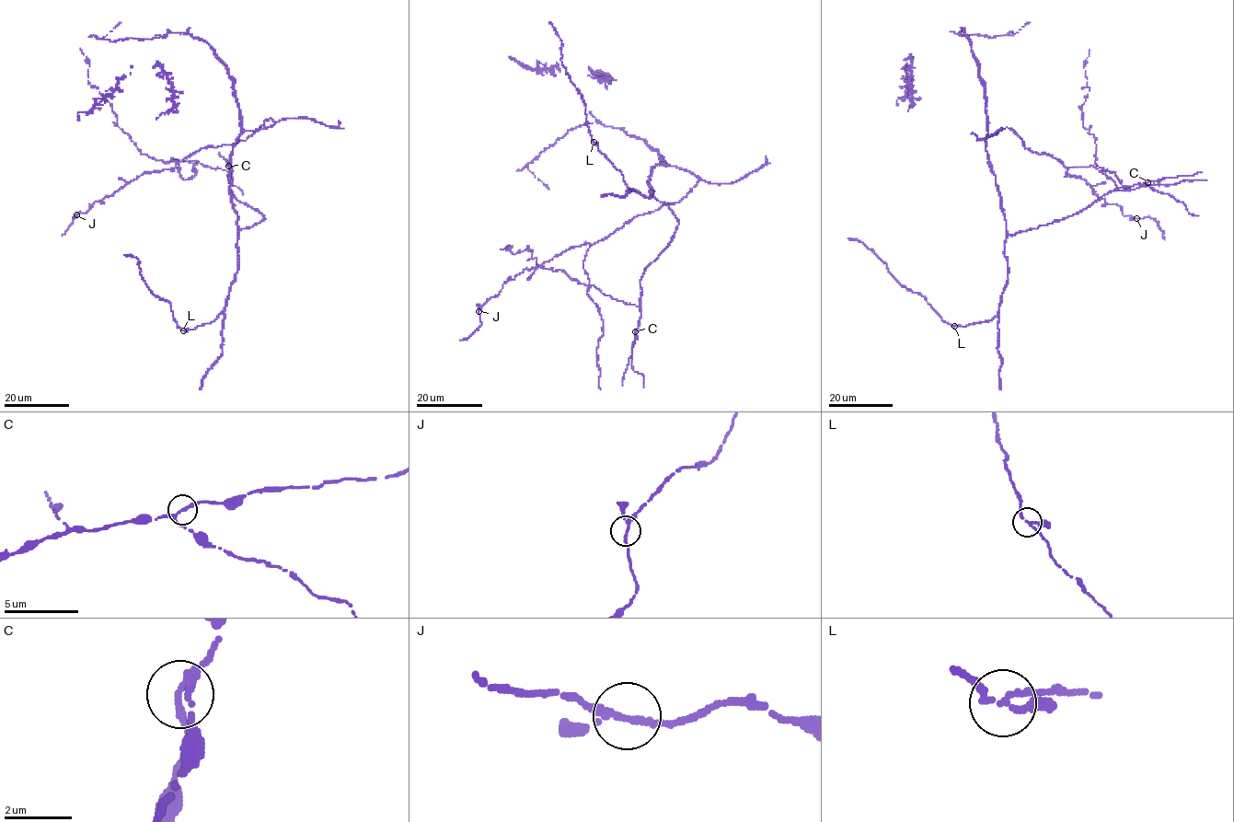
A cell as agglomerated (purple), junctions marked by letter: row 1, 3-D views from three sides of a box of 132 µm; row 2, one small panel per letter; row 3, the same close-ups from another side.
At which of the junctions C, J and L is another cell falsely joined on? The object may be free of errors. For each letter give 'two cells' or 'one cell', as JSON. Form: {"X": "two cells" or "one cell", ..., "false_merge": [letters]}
{"C": "one cell", "J": "one cell", "L": "one cell", "false_merge": []}

